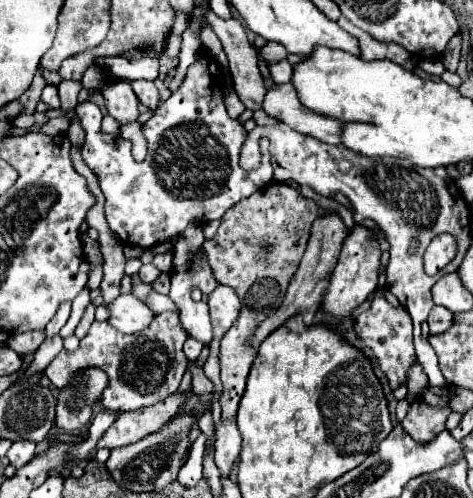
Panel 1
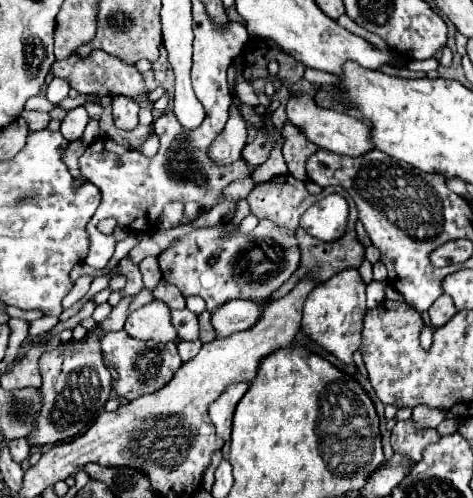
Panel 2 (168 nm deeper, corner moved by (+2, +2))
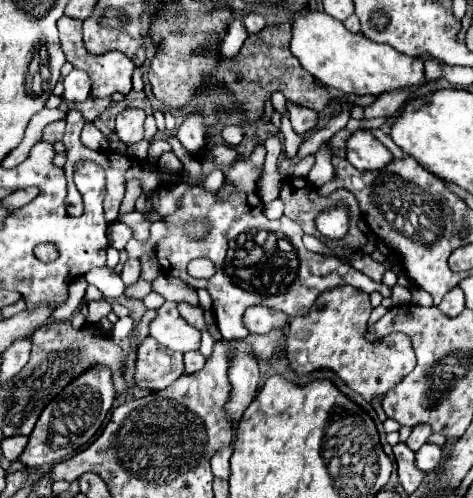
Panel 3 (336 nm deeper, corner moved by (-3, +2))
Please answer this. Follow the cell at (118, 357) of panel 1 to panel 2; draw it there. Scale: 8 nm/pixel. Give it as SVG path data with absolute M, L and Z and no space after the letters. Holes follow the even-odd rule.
M125 330L107 332L101 336L103 360L113 362L119 370L119 380L113 382L113 390L117 392L117 396L121 400L131 402L143 394L157 392L173 378L173 374L183 364L179 354L177 354L177 348L171 344L169 346L167 344L153 344L153 342L141 342L141 344L143 344L143 348L137 348L137 340L133 340Z

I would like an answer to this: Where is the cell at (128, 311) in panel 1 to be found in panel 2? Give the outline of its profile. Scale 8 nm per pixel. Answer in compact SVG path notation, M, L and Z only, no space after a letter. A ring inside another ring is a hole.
M153 300L147 306L131 312L125 322L125 330L137 340L155 340L155 342L175 342L177 332L171 324L171 310L165 302Z

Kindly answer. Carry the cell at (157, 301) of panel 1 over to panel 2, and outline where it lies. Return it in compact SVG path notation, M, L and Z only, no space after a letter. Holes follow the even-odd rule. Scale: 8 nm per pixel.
M183 308L183 310L171 310L171 318L173 318L173 326L179 332L179 338L183 342L191 342L191 340L199 340L199 324L197 324L197 316Z

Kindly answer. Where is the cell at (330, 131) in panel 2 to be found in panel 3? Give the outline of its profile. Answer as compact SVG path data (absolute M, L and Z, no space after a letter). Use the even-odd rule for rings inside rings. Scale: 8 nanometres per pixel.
M360 128L346 140L346 158L354 168L368 170L384 168L392 154L378 138L372 136L372 132Z

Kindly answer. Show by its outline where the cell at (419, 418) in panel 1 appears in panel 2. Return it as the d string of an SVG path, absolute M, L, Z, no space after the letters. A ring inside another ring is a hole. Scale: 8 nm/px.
M411 420L397 422L391 432L391 446L393 452L399 452L401 456L407 456L411 464L417 464L421 460L421 450L427 444L433 444L439 440L437 430L417 430Z

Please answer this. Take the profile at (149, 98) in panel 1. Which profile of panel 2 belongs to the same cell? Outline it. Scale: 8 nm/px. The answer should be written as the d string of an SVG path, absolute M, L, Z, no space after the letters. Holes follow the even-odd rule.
M73 52L69 58L57 60L51 68L51 74L69 80L71 88L75 88L79 94L95 94L95 96L123 94L129 98L137 98L143 94L143 76L137 72L137 68L125 64L123 60L107 52L91 52L87 58L81 58L77 56L77 52Z

